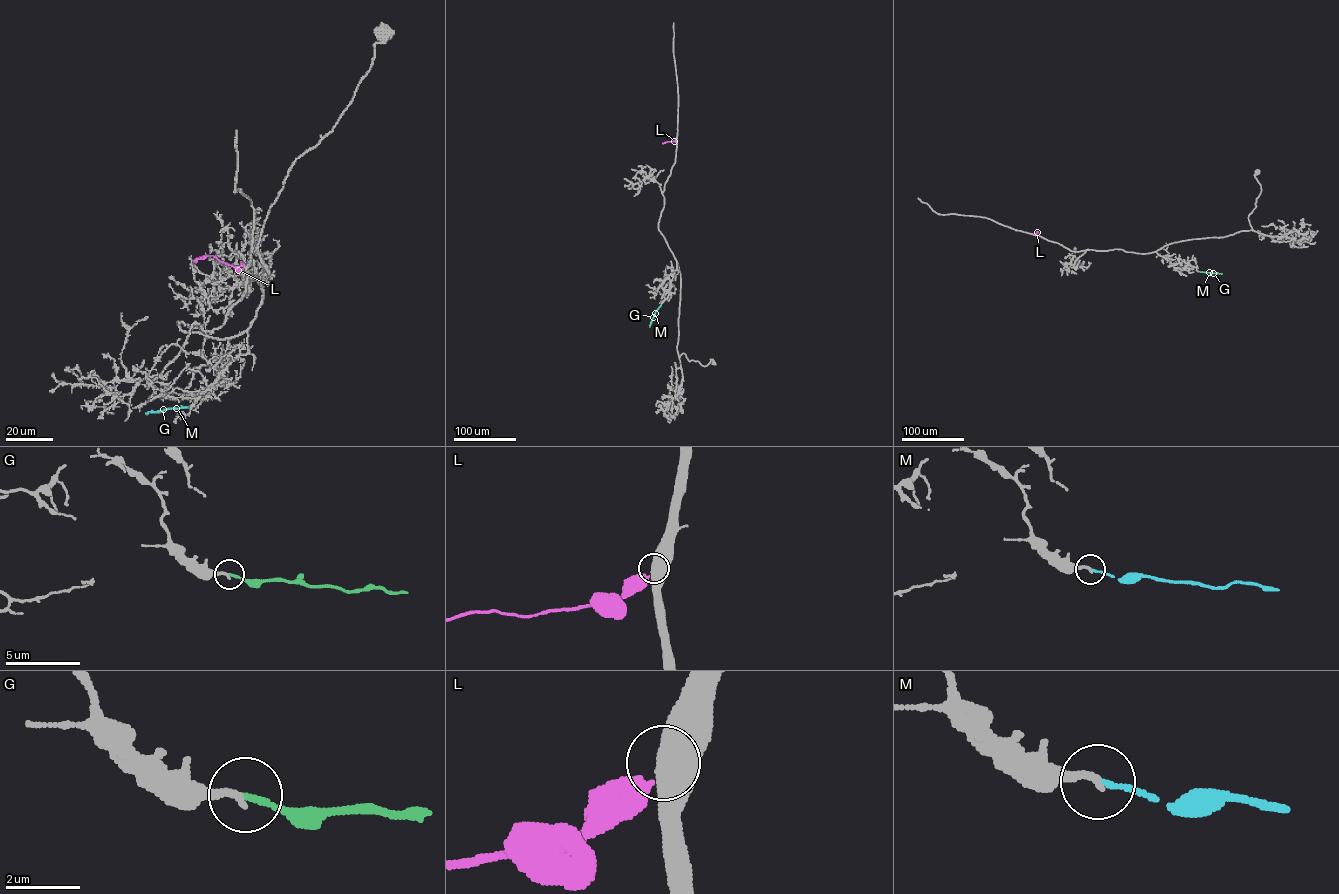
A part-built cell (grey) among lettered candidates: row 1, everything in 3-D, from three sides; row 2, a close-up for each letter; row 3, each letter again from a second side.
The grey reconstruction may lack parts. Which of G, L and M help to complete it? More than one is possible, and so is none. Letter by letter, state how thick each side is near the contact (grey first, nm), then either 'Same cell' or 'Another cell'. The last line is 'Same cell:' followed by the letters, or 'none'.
G: Thickness 200 nm (grey) against 160 nm. Another cell
L: Thickness 850 nm (grey) against 110 nm. Another cell
M: Thickness 170 nm (grey) against 130 nm. Another cell
Same cell: none

